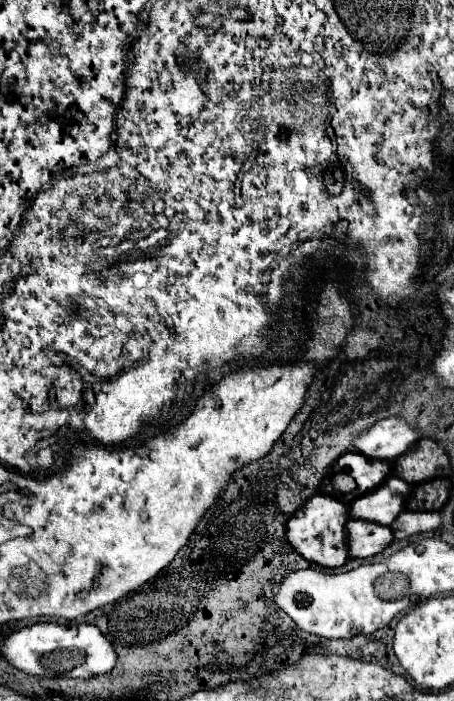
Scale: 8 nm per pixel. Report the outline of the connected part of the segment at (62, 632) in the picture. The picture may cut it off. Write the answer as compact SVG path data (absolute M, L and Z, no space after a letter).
M38 622L10 634L2 646L4 656L12 666L34 676L66 676L66 678L94 678L108 674L116 666L116 652L104 634L94 624L62 626L54 622Z

